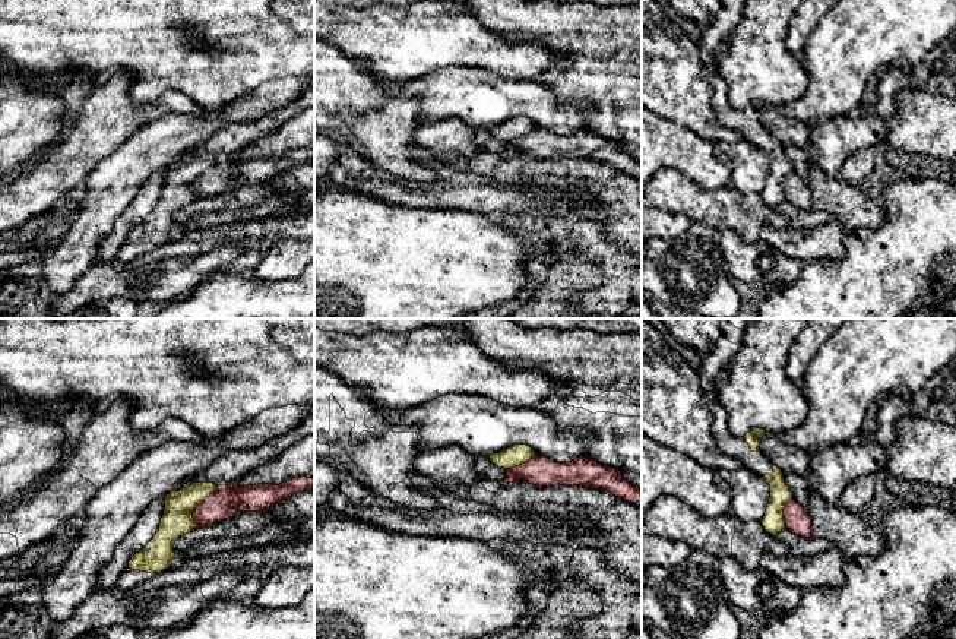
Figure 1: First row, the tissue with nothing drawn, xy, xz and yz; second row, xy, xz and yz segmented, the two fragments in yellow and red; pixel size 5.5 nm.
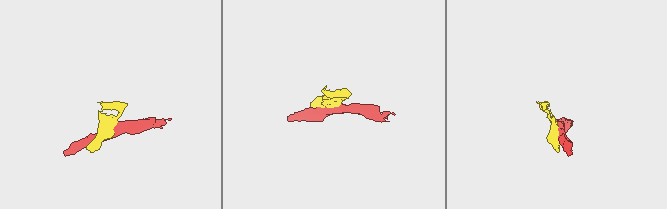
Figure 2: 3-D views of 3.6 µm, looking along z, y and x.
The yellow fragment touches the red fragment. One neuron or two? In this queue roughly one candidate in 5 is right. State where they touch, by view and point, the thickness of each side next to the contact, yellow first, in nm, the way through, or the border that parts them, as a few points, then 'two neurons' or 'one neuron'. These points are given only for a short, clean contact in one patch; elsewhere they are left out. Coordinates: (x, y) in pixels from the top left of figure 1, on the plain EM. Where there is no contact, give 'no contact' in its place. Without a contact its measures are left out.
meets yellow in xy at (196, 179); 170 nm thick on the yellow side, 170 nm on the other; border along xy (218, 158), (192, 186), (200, 201); two neurons

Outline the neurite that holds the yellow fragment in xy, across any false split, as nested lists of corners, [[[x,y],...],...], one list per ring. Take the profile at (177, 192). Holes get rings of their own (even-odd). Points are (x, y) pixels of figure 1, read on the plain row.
[[[193,155],[189,161],[175,161],[165,168],[165,181],[159,200],[148,218],[136,225],[129,240],[118,249],[115,263],[129,265],[165,243],[174,232],[175,212],[200,200],[193,183],[216,162],[213,155]]]

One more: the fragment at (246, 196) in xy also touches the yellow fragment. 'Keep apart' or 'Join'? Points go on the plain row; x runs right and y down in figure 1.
Keep apart

